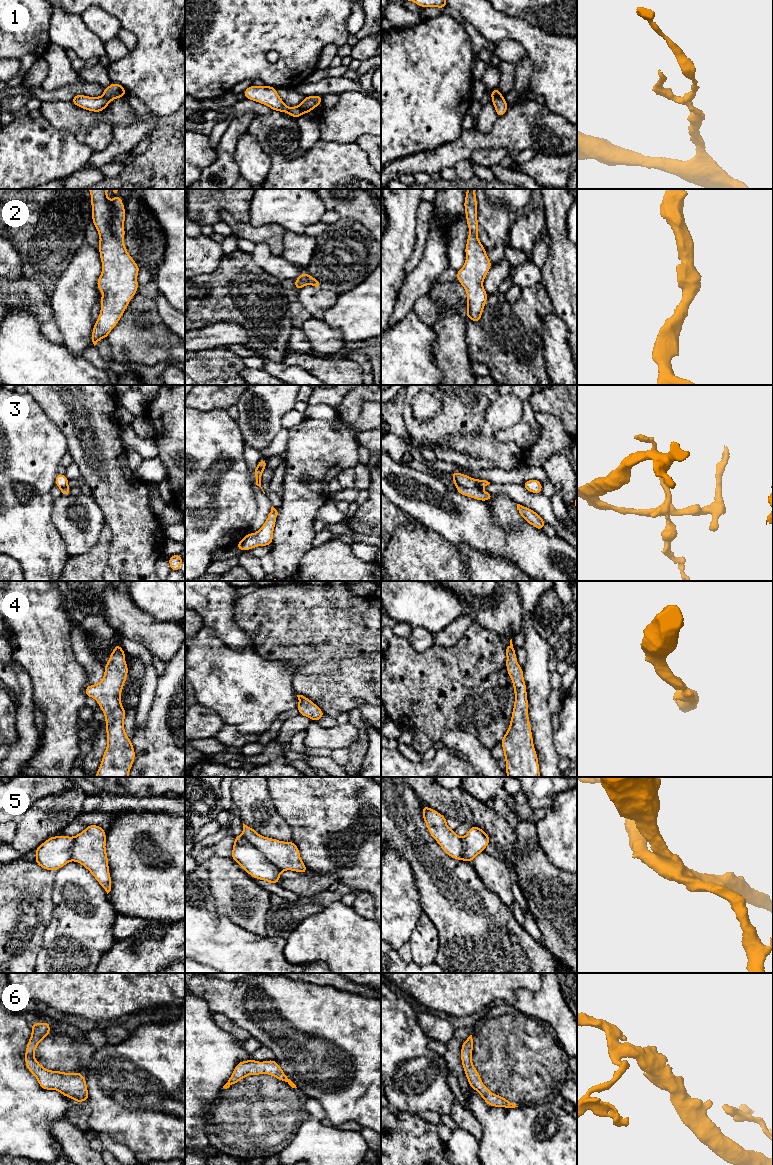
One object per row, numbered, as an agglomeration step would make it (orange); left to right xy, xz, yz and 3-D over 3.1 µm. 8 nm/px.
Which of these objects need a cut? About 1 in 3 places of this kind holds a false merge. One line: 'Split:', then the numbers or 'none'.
Split: 1, 3, 5

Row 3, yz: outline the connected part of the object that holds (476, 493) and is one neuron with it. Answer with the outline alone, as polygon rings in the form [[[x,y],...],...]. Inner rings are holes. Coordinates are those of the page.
[[[456,485],[457,492],[467,497],[472,497],[480,501],[488,501],[493,498],[493,494],[485,492],[479,488],[467,489],[463,486]]]

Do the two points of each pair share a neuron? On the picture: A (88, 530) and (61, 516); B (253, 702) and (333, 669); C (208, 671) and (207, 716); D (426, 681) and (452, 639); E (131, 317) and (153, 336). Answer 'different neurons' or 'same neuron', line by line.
A: same neuron
B: different neurons
C: different neurons
D: different neurons
E: same neuron

